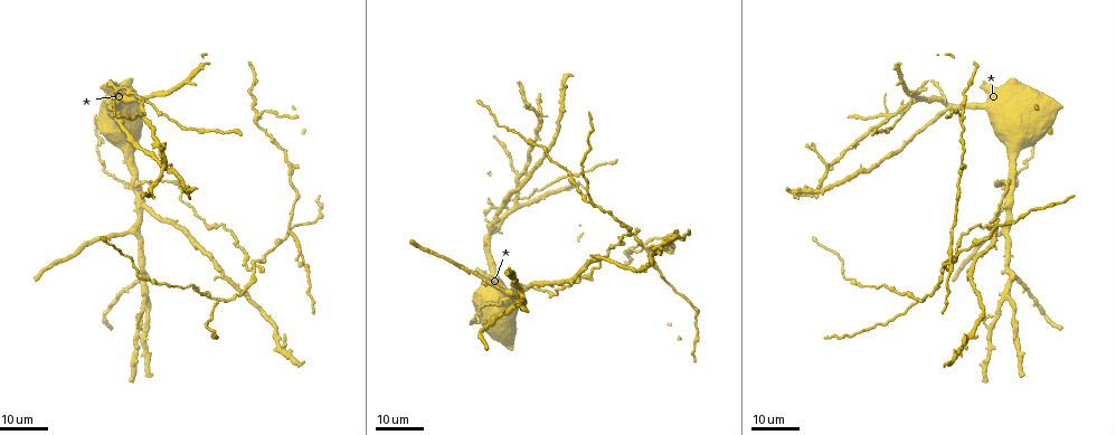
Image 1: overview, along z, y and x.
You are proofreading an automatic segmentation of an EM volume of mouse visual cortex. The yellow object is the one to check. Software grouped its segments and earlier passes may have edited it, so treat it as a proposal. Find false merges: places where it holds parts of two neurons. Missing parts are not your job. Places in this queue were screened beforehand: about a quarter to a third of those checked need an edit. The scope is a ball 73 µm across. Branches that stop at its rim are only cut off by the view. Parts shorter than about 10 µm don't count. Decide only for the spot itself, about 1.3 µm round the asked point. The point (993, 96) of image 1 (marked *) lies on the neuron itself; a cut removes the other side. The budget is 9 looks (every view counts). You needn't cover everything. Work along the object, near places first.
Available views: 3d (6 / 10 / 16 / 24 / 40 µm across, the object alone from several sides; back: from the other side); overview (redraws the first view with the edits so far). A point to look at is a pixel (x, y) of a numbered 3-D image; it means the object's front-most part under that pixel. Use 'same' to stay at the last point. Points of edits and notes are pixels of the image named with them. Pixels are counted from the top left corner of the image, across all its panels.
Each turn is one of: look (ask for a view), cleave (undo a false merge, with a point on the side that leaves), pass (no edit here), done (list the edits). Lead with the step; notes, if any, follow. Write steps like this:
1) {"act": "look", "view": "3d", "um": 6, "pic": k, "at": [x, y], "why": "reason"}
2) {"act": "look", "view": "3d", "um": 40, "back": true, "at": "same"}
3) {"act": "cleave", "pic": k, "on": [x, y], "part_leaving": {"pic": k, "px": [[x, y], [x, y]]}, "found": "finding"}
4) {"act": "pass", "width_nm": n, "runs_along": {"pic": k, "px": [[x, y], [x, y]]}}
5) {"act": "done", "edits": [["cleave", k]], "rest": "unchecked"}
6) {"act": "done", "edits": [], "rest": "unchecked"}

{"act": "look", "view": "3d", "um": 16, "pic": 1, "at": [142, 183], "why": "sudden change in width"}

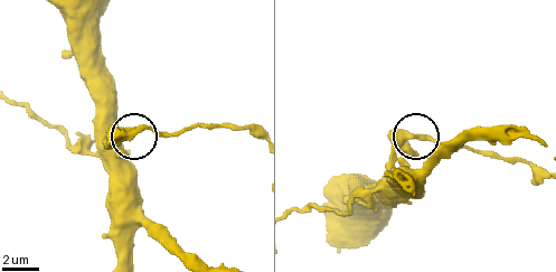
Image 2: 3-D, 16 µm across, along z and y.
{"act": "look", "view": "3d", "um": 10, "pic": 2, "at": [420, 138]}

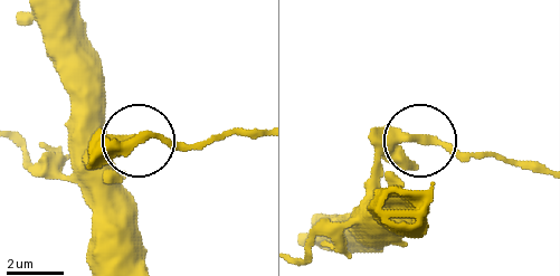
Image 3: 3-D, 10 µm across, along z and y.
{"act": "pass", "found": "continuous, no second neuron"}

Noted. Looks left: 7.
{"act": "look", "view": "3d", "um": 16, "pic": 1, "at": [130, 187], "why": "three arms meet"}

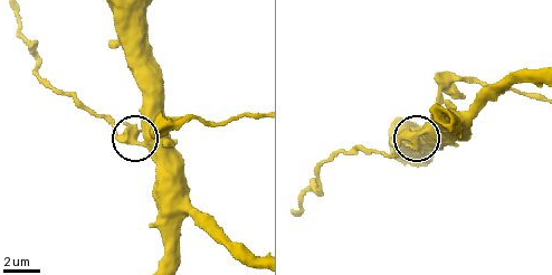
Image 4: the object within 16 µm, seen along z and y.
{"act": "look", "view": "3d", "um": 6, "pic": 4, "at": [414, 139]}

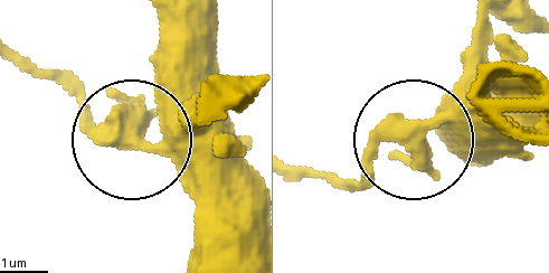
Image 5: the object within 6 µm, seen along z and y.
{"act": "pass", "runs_along": {"pic": 5, "px": [[158, 25], [158, 97], [133, 130], [102, 125], [54, 77]]}, "found": "one neuron here"}

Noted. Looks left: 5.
{"act": "look", "view": "3d", "um": 16, "pic": 1, "at": [959, 115], "why": "four-way junction"}

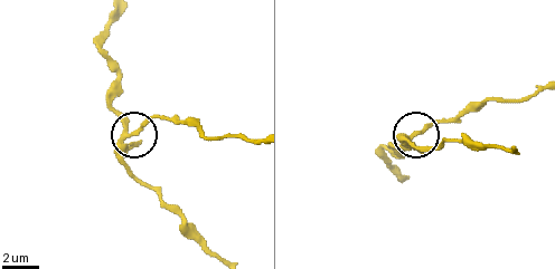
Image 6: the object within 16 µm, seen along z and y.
{"act": "look", "view": "3d", "um": 10, "pic": 6, "at": [130, 132]}

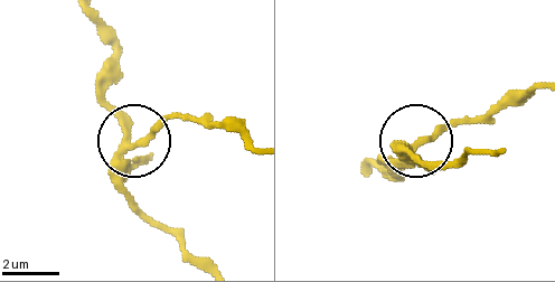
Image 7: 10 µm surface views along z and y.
{"act": "pass", "runs_along": {"pic": 7, "px": [[196, 262], [124, 176], [131, 147], [194, 118]]}, "found": "one neuron here"}

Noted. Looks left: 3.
{"act": "look", "view": "3d", "um": 16, "pic": 1, "at": [540, 115], "why": "looks like a crossing"}

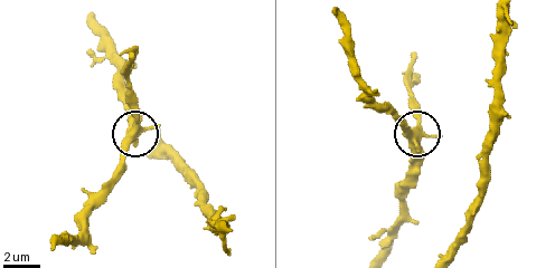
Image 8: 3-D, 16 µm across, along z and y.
{"act": "look", "view": "3d", "um": 6, "pic": 8, "at": [420, 132]}

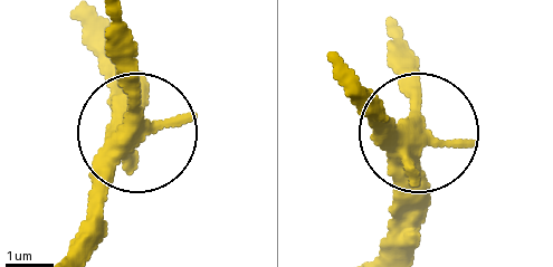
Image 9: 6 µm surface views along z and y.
{"act": "pass", "runs_along": {"pic": 9, "px": [[384, 255], [421, 122], [413, 54]]}, "found": "continuous, no second neuron"}

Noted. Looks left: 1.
{"act": "done", "edits": [], "rest": "unchecked"}

